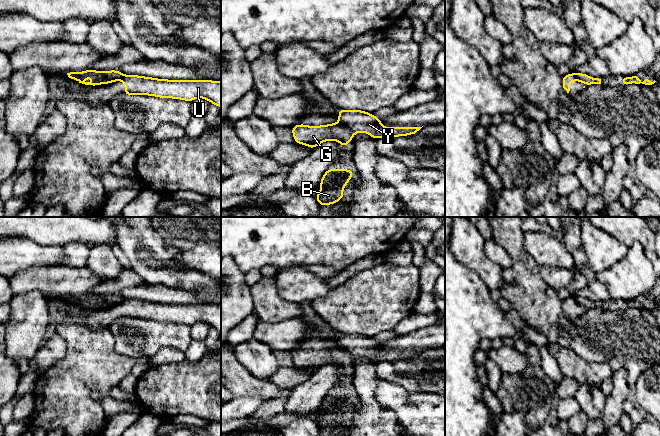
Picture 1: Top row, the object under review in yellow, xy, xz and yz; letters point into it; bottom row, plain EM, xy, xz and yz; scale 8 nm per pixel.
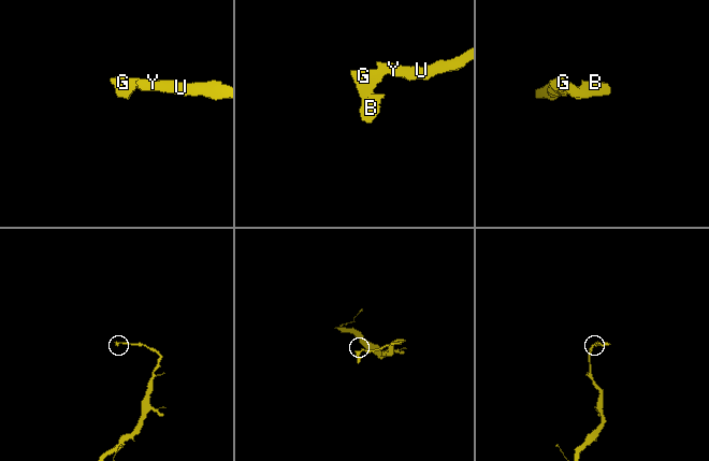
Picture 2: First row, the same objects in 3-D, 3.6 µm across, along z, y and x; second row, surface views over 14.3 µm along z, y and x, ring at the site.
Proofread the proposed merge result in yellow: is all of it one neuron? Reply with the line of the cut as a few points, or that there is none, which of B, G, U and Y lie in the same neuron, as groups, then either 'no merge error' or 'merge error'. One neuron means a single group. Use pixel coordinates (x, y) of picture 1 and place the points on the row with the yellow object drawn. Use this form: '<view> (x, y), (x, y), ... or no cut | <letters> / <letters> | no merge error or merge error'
xz (341, 122), (353, 134) | B G / U Y | merge error

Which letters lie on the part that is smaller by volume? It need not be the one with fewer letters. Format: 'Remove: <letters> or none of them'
Remove: B, G

